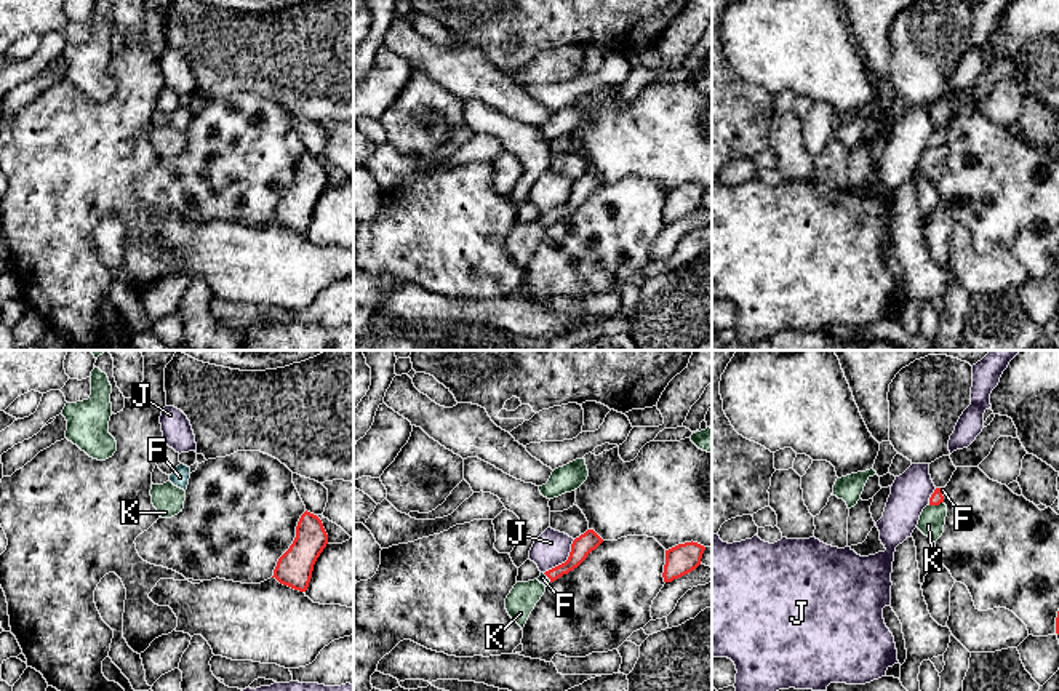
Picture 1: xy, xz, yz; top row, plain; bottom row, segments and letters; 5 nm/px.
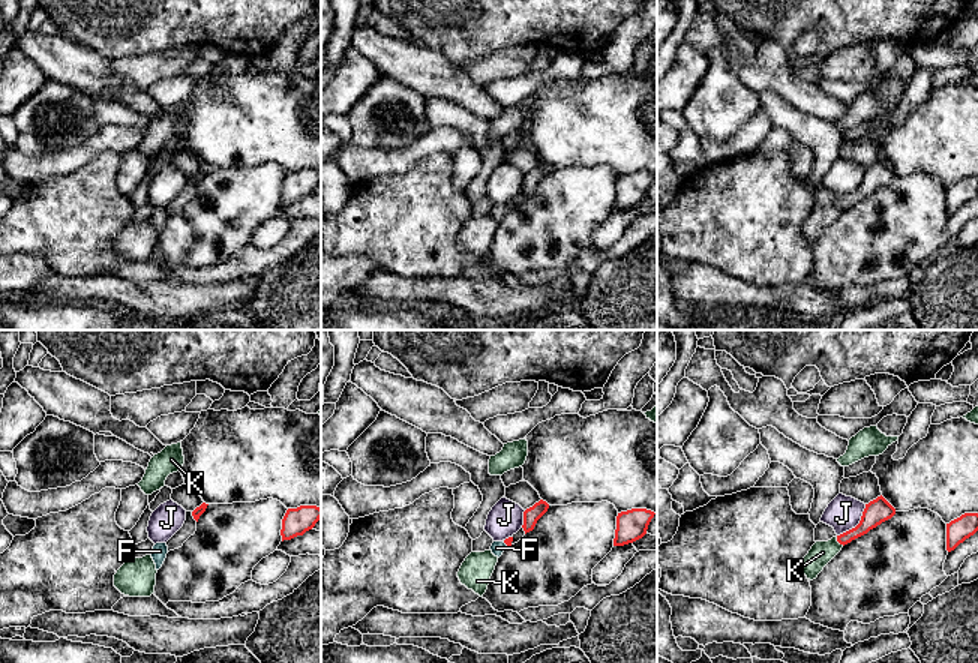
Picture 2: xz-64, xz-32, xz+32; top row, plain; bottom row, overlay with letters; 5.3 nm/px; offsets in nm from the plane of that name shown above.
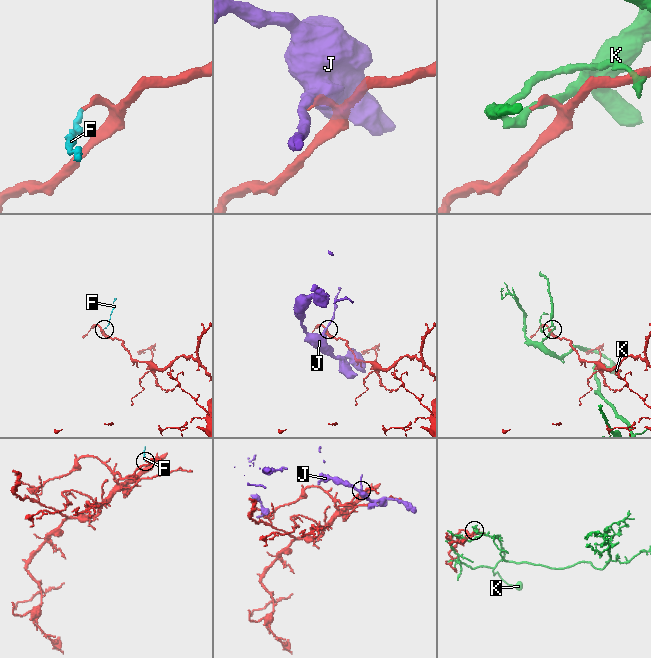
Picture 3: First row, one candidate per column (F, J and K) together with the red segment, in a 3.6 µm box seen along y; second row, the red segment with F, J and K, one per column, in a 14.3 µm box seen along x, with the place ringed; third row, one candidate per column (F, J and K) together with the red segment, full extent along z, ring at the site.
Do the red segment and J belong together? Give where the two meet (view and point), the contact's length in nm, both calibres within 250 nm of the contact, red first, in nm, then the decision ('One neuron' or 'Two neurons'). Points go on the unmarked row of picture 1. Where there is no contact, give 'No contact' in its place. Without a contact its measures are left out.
Touches red at xz (567, 202). Shared border 240 nm. Thickness 100 nm (red) against 180 nm. Two neurons

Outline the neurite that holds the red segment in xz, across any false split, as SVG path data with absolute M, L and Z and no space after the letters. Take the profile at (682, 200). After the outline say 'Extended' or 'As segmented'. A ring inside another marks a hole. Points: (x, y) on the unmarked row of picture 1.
M697 184L678 186L665 192L664 224L672 224L701 206L705 189Z. As segmented

